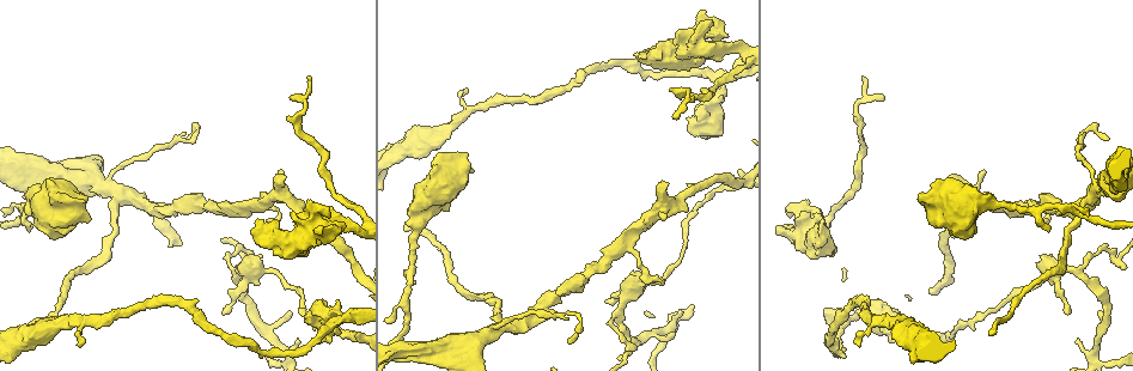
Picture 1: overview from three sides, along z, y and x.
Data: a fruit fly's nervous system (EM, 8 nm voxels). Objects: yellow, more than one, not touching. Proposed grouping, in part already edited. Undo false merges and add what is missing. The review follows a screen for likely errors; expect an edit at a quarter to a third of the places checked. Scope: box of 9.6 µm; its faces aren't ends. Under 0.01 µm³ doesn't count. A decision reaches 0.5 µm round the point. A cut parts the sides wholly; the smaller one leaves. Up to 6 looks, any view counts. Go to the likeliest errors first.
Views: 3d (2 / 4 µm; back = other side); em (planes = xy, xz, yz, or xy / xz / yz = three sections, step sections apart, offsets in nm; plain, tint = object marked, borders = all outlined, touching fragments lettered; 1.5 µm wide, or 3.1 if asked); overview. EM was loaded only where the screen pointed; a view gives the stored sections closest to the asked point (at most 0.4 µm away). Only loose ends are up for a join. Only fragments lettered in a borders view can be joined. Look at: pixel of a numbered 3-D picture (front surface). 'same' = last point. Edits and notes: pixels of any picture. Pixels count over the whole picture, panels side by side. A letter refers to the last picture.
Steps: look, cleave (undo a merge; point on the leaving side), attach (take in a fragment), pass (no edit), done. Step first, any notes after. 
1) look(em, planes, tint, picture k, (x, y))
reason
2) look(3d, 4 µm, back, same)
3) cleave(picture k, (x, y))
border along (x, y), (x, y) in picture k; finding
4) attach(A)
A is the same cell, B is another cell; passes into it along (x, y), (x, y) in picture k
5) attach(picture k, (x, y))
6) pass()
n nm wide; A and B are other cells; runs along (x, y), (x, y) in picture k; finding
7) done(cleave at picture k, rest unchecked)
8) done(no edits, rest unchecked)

look(em, planes, plain, picture 1, (1108, 249))
a fork

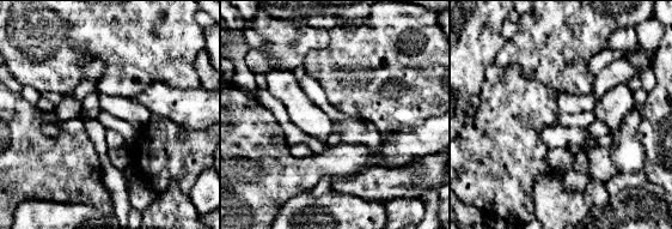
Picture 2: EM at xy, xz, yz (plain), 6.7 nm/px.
look(em, planes, borders, same)
what lies round it

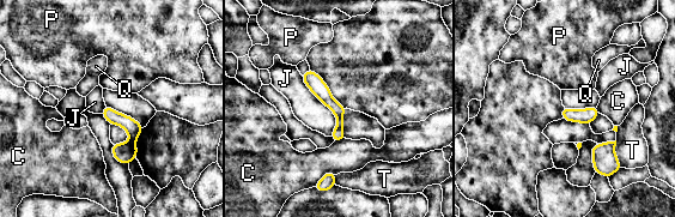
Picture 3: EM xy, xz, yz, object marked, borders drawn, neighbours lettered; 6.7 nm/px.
cleave(picture 3, (129, 125))
C, J, P, Q and T are other cells; border along (131, 138), (135, 142) in picture 3; a second neuron is stuck on

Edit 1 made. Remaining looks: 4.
look(overview)

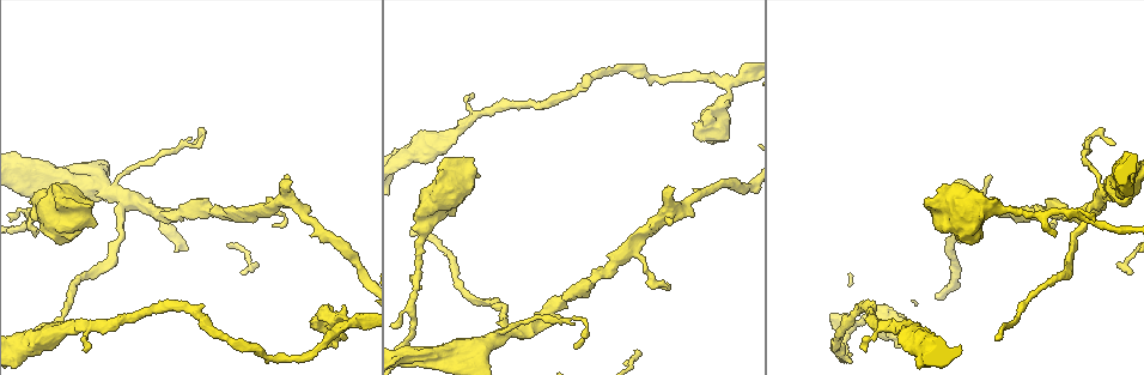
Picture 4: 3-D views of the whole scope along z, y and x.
look(3d, 2 µm, back, picture 4, (727, 85))
calibre changes

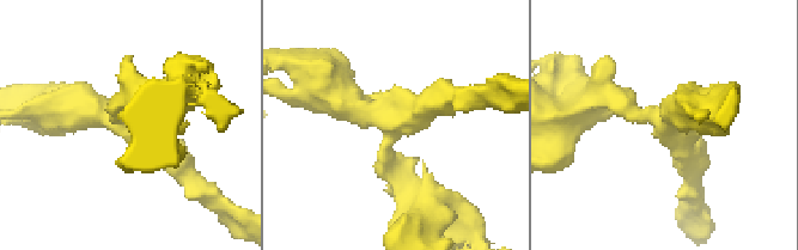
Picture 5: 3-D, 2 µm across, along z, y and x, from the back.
look(em, planes, borders, picture 5, (395, 127))

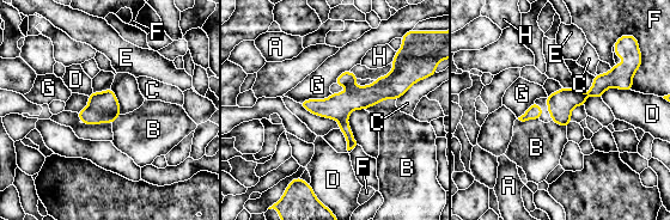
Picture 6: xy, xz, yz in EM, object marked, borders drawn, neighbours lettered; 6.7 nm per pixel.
pass()
A, B, C, D, E, F, G and H are other cells; border along (332, 93), (299, 103) in picture 6; continuous, no second neuron

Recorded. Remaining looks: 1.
done(cleave at picture 3, rest unchecked)

